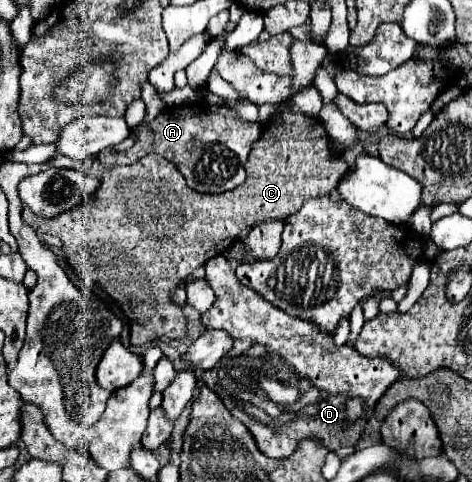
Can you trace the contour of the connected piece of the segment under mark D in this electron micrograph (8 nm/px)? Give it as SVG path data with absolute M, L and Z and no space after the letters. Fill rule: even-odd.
M223 255L209 259L205 263L205 273L205 279L213 287L217 299L213 307L201 315L201 323L205 329L227 331L233 337L233 349L213 369L203 373L203 381L211 391L217 393L229 413L249 429L257 449L271 459L285 459L295 453L303 439L311 437L321 441L321 445L325 445L329 451L337 451L339 447L355 447L367 419L373 415L375 403L391 387L391 383L403 377L403 373L389 365L389 361L379 357L367 359L359 355L353 345L335 347L333 337L321 333L309 321L291 317L273 307L269 301L253 293L237 279L235 271ZM255 389L267 391L269 399L255 399Z

